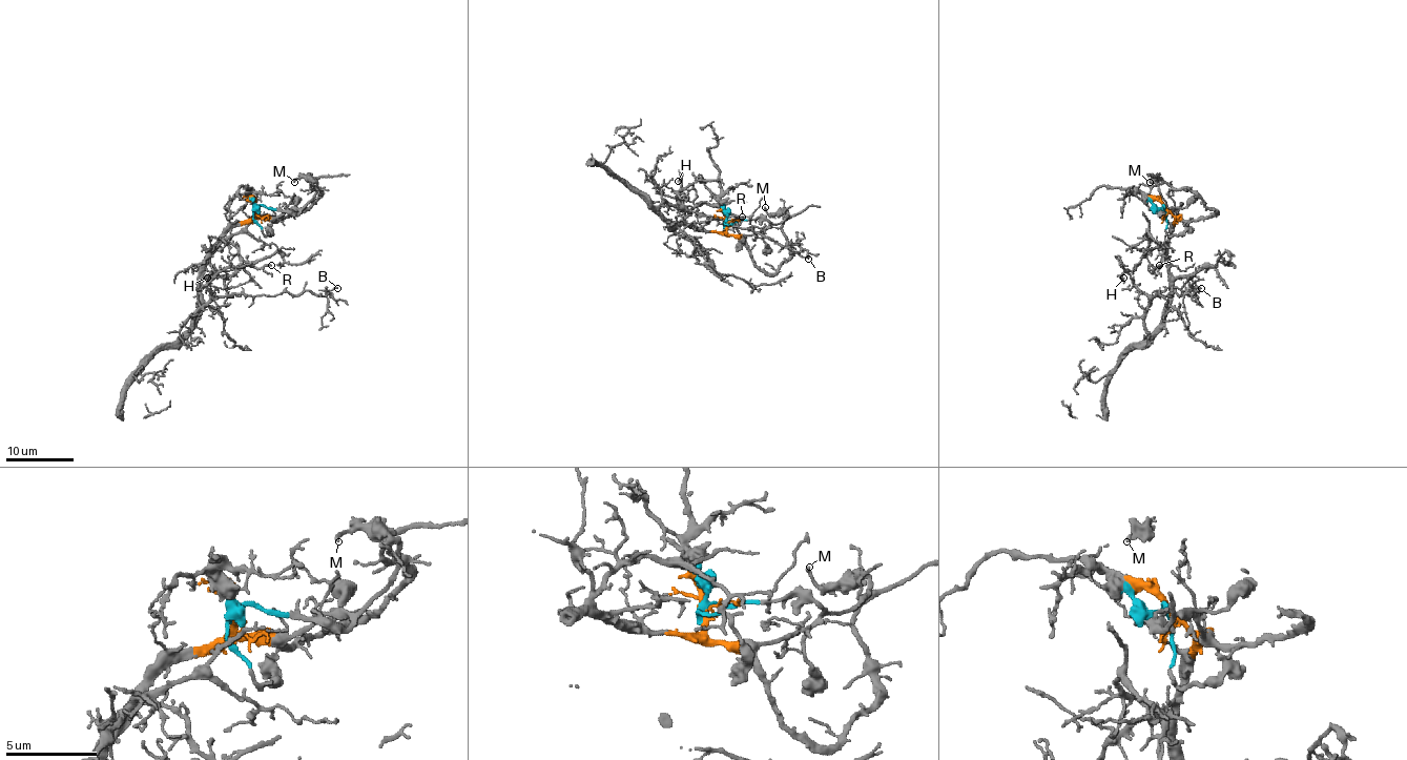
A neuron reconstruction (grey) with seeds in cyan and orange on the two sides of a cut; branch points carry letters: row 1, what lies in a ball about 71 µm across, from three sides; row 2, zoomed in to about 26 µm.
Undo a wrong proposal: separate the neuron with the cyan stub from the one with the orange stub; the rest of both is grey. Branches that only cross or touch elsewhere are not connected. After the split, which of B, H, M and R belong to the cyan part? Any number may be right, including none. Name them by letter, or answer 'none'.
M

